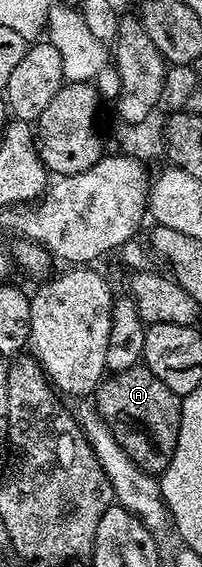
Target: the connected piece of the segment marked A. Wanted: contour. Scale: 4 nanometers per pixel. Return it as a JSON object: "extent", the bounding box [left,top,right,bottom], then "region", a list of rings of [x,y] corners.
{"extent":[94,365,181,476],"region":[[[137,365],[109,374],[101,382],[94,392],[94,404],[102,421],[109,426],[114,440],[125,451],[130,461],[134,462],[142,470],[147,471],[152,476],[159,476],[170,465],[170,457],[174,457],[174,449],[178,441],[178,429],[180,428],[180,405],[181,396],[176,395],[150,369],[143,365]]]}

